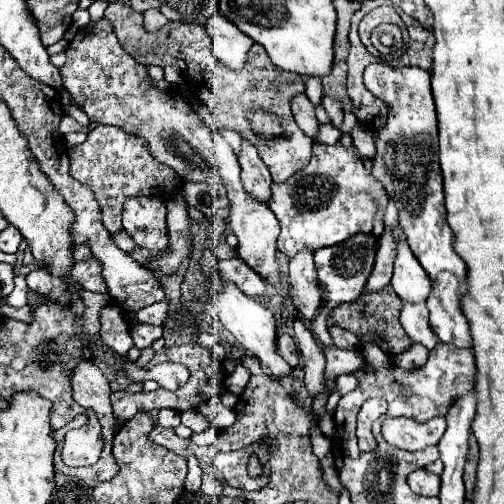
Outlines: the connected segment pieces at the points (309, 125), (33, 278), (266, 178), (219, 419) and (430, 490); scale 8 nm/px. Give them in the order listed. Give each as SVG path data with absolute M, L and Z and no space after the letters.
M306 94L292 98L292 114L294 114L296 124L302 128L302 132L304 132L306 136L310 136L312 140L316 140L320 122L316 120L314 106L312 106L312 102L306 98Z
M38 268L38 270L30 272L26 276L26 280L28 280L30 290L34 290L36 294L46 296L46 298L50 296L50 292L52 292L52 278L48 276L48 270L46 268Z
M242 140L242 156L240 156L240 166L242 166L242 182L244 182L244 190L260 204L270 202L270 172L268 168L262 164L256 148L252 144L248 144L246 140Z
M212 396L212 398L208 400L208 404L202 402L202 404L200 404L200 412L202 412L216 428L228 428L228 426L232 426L234 420L236 420L234 410L226 408L226 406L222 404L220 396Z
M416 470L408 476L408 486L422 496L438 496L440 490L440 476L428 470Z

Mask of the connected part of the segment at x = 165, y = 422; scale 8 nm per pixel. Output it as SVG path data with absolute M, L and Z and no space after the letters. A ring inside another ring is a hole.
M162 408L162 410L158 412L156 422L158 422L160 426L164 426L164 428L176 428L176 426L180 426L180 416L178 416L176 410Z

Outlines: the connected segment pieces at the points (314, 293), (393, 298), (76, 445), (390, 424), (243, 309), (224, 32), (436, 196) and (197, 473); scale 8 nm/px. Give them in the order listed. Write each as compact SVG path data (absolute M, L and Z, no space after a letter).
M312 250L300 252L292 262L290 262L290 276L292 284L292 302L296 310L306 318L314 320L320 304L320 290L316 284L316 268L312 260Z
M386 286L386 288L376 290L376 292L366 292L354 302L338 304L330 312L330 322L334 326L340 326L340 328L348 330L348 332L354 332L364 344L374 342L388 356L396 356L396 354L402 354L404 350L408 350L410 344L412 344L412 340L408 340L408 334L404 332L404 328L398 320L400 310L402 310L402 300L396 296L396 292L390 286Z
M88 411L88 422L80 428L80 432L68 432L62 460L68 466L90 466L100 458L104 440L100 436L100 424L93 411Z
M442 416L432 418L428 424L416 424L406 418L386 418L382 424L382 436L388 444L404 450L424 450L426 446L438 444L446 430Z
M228 284L224 294L212 296L212 302L218 310L218 316L220 316L220 322L224 324L224 328L236 338L236 342L244 350L248 350L250 354L254 354L258 358L266 376L270 376L272 380L280 380L292 372L292 366L276 350L276 318L266 306L262 306L260 302L256 302L250 296L236 290L234 284Z
M214 14L207 20L206 28L212 40L212 52L216 52L222 64L226 64L228 68L240 70L246 62L248 50L254 44L254 40L240 32L230 20L226 20L220 14Z
M370 64L364 70L364 86L388 106L386 128L374 134L376 158L372 174L382 182L388 196L396 202L400 228L406 234L412 254L432 280L432 292L426 300L430 326L442 342L458 348L472 348L468 320L460 310L460 298L466 294L466 264L452 248L452 230L446 224L442 172L438 164L438 120L430 88L430 72L422 68L392 68L388 64Z
M193 455L189 456L187 464L188 464L188 474L185 480L185 490L187 492L196 492L201 487L203 472L195 456Z

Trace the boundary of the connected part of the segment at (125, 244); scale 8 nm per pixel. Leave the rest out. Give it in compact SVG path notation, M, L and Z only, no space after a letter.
M120 232L120 234L112 236L112 238L114 238L114 242L116 242L116 246L118 246L120 250L124 250L124 252L134 252L136 242L134 242L132 236L128 236L126 232Z

